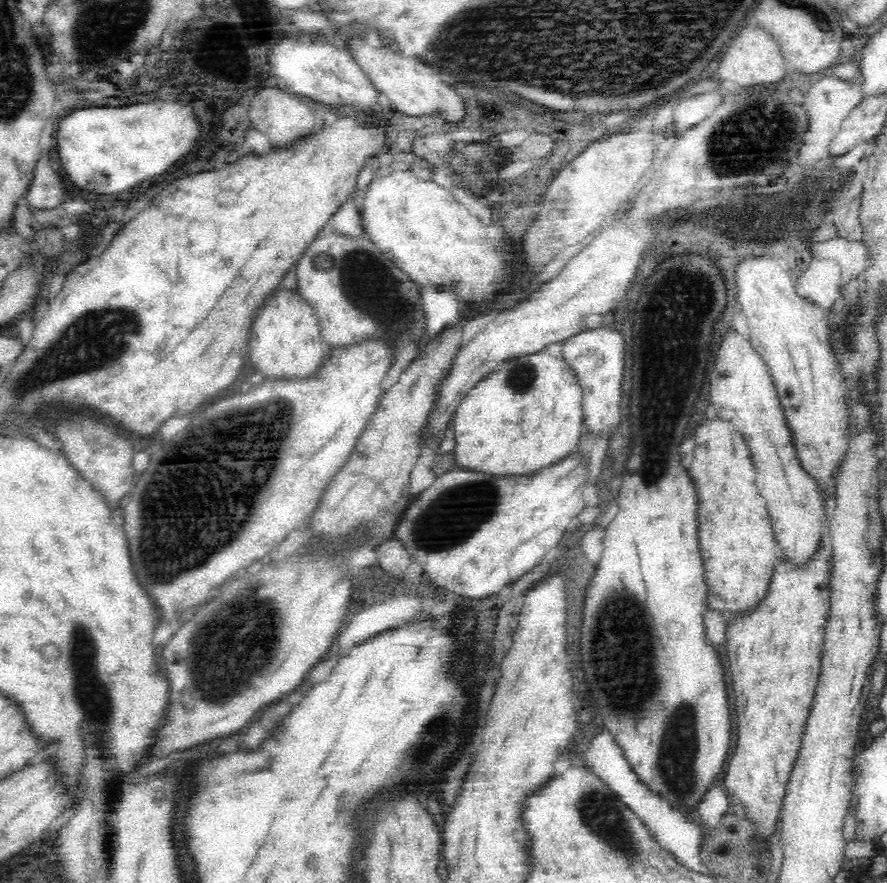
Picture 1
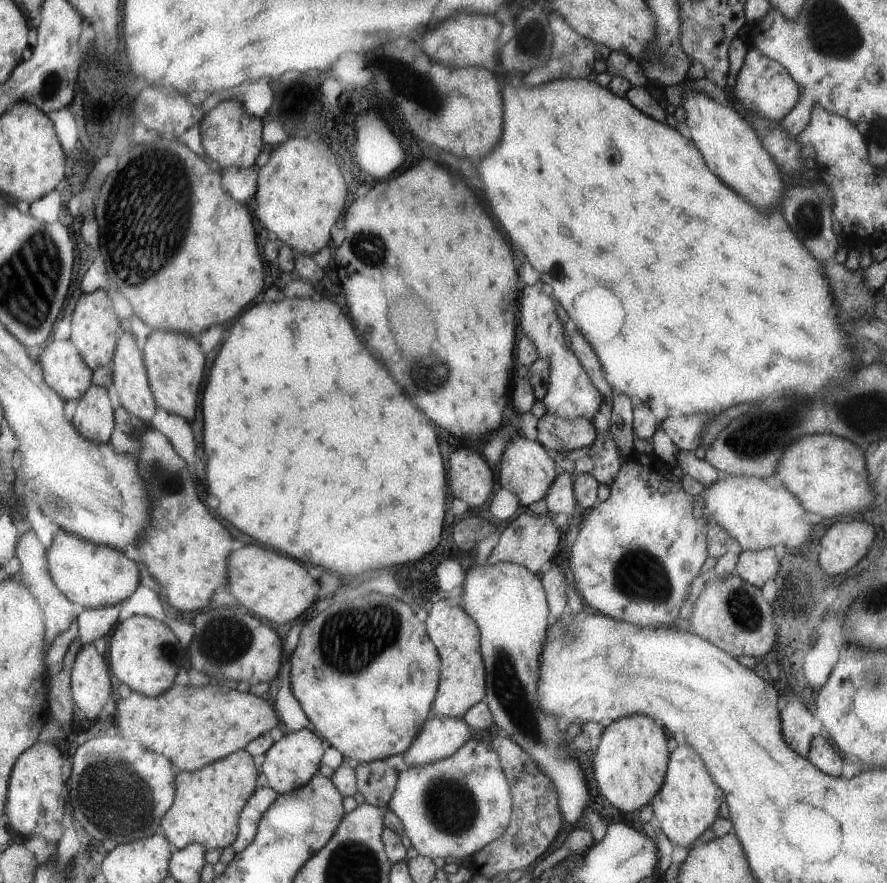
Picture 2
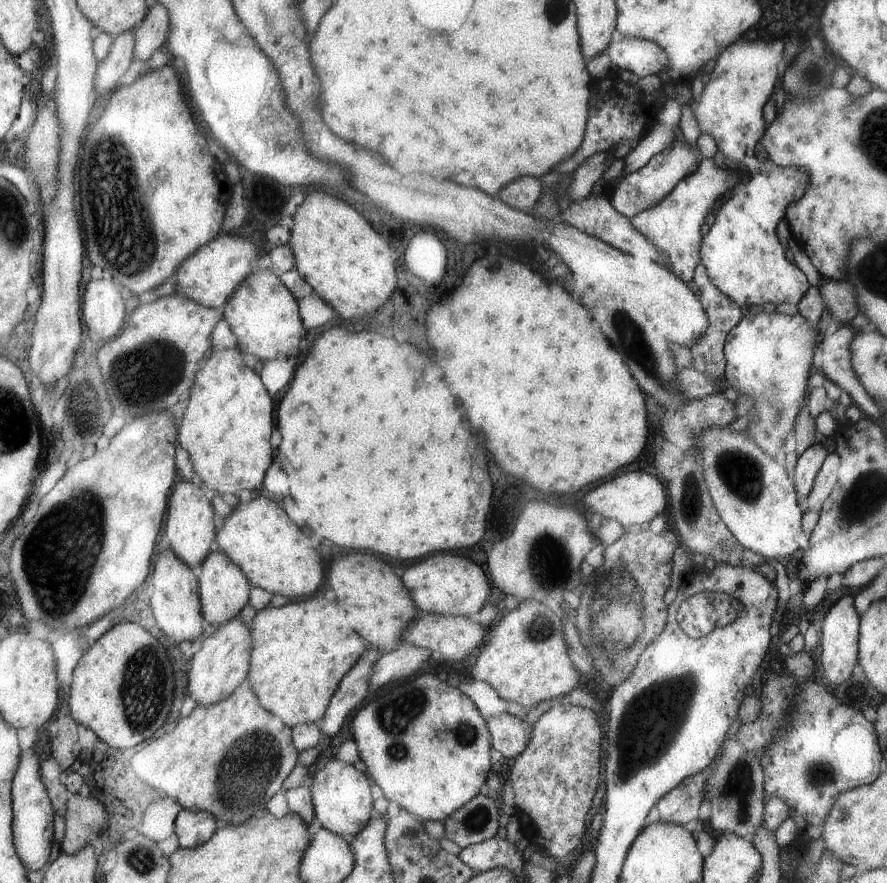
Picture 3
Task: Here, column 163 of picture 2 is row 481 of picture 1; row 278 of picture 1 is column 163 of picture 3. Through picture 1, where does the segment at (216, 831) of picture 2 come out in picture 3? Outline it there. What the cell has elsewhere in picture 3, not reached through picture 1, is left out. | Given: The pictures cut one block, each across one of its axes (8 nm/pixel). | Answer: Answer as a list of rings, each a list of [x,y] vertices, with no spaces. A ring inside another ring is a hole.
[[[249,682],[239,686],[233,696],[217,706],[195,706],[189,716],[177,722],[177,728],[151,742],[147,748],[135,754],[133,770],[153,788],[165,792],[169,798],[177,798],[185,810],[211,812],[219,828],[241,826],[255,816],[267,814],[267,802],[271,802],[283,784],[289,780],[291,772],[299,764],[299,748],[295,746],[295,730],[287,726],[283,716],[267,712],[265,704],[259,704],[259,692],[255,692]]]

